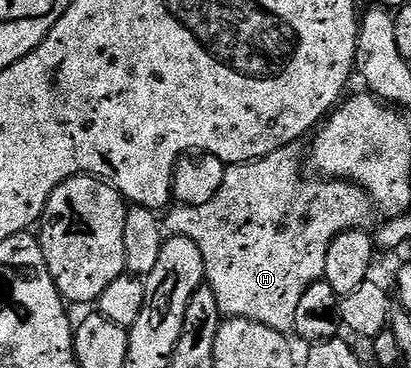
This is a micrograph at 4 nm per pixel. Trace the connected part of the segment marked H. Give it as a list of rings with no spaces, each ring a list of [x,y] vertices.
[[[295,144],[283,146],[277,152],[273,152],[264,158],[257,158],[253,162],[228,165],[225,176],[222,178],[221,188],[218,189],[217,195],[213,196],[212,200],[197,206],[176,205],[166,215],[168,218],[164,217],[162,219],[164,231],[168,235],[177,238],[188,238],[193,240],[193,244],[197,244],[197,248],[201,248],[205,282],[206,285],[211,286],[213,293],[217,296],[217,304],[220,305],[220,312],[223,316],[227,318],[249,318],[280,332],[290,331],[294,327],[297,303],[300,302],[301,296],[305,296],[305,288],[309,288],[309,284],[318,282],[323,278],[325,256],[329,256],[329,244],[333,244],[333,240],[341,232],[362,227],[364,225],[363,221],[370,216],[371,210],[373,211],[373,203],[367,197],[367,191],[362,185],[350,180],[328,180],[323,176],[303,178],[303,162],[299,159],[299,148]]]

